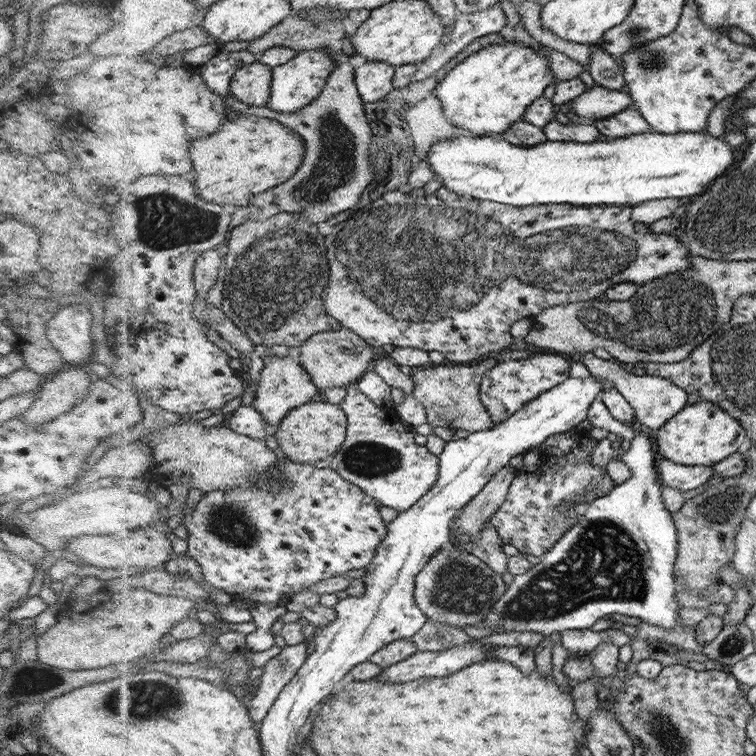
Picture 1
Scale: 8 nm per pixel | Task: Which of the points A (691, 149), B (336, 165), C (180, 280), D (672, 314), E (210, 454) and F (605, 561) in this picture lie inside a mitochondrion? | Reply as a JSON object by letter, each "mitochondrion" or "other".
{"A":"other","B":"mitochondrion","C":"other","D":"mitochondrion","E":"other","F":"mitochondrion"}

